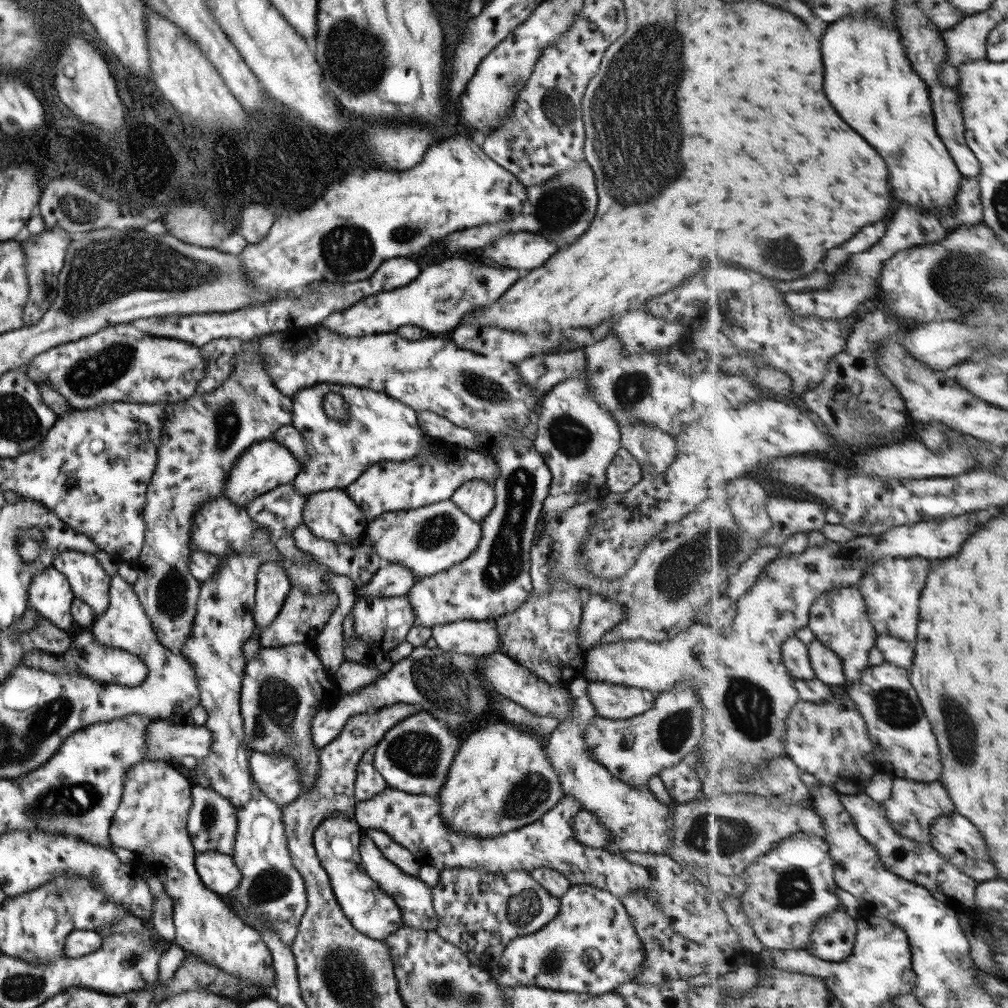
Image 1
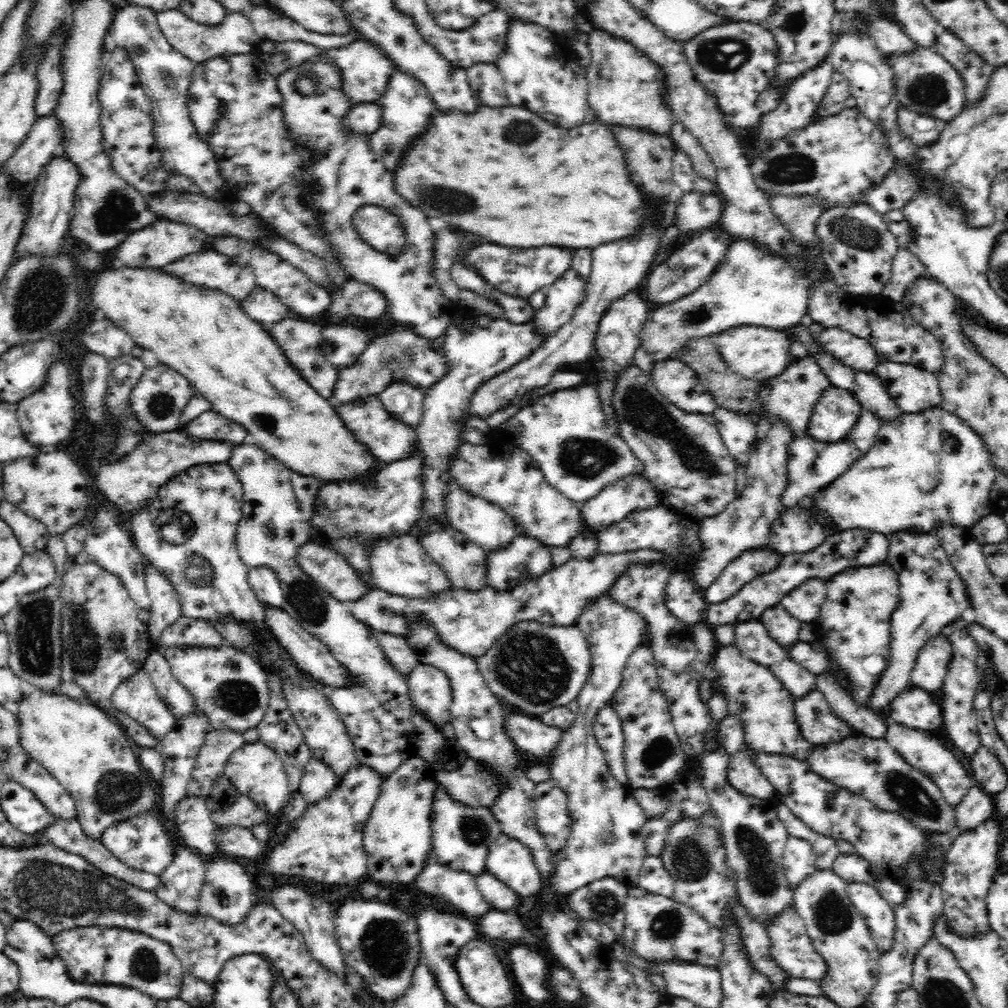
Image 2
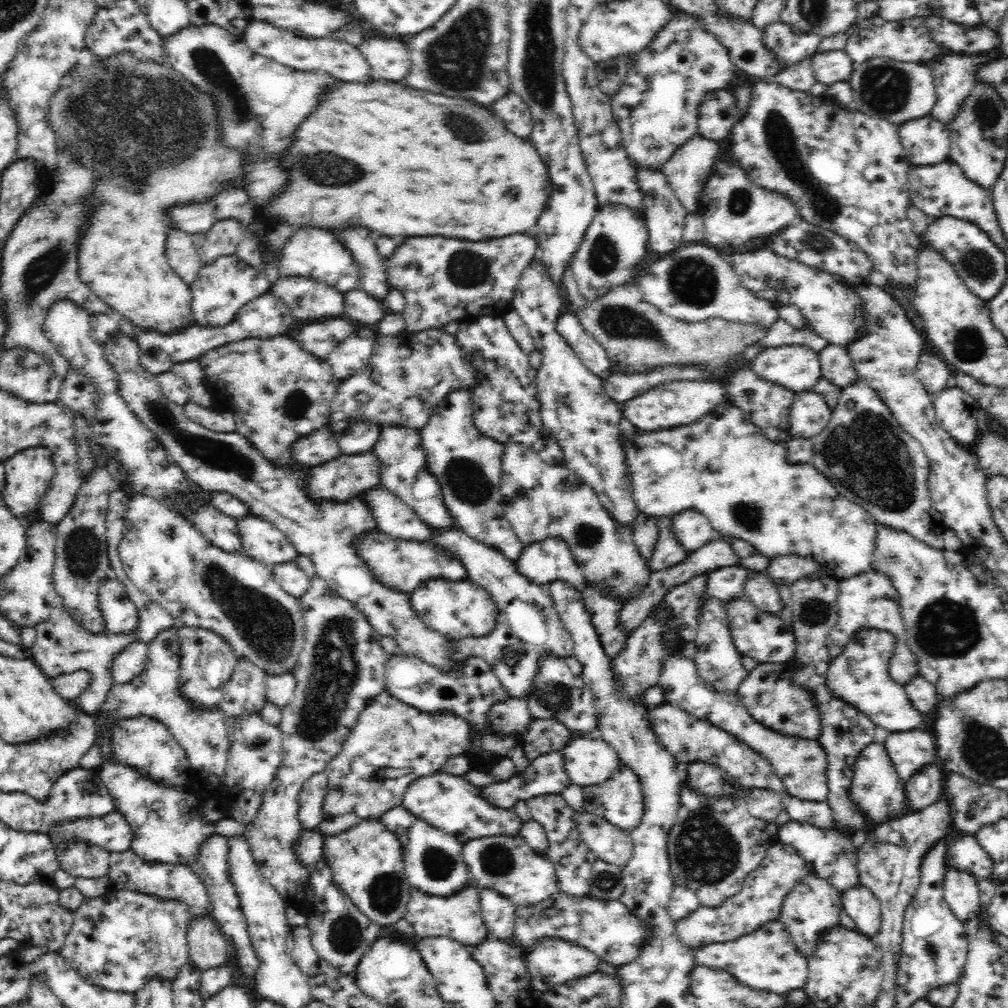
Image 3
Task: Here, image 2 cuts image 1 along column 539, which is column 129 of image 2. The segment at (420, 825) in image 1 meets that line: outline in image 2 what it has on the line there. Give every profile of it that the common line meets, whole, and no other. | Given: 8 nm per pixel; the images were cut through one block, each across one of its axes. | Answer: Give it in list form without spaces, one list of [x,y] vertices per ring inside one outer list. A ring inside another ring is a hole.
[[[158,810],[142,812],[124,822],[116,822],[102,832],[100,839],[104,846],[126,866],[139,871],[159,876],[173,861],[174,847]]]

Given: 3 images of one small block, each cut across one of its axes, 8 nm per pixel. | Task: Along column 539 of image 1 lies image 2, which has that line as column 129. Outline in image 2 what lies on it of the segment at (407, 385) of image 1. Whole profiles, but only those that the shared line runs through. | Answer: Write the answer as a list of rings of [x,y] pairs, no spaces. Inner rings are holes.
[[[159,362],[153,368],[146,369],[134,385],[129,396],[129,411],[140,420],[142,429],[147,433],[177,431],[184,408],[195,395],[193,386],[184,375]]]

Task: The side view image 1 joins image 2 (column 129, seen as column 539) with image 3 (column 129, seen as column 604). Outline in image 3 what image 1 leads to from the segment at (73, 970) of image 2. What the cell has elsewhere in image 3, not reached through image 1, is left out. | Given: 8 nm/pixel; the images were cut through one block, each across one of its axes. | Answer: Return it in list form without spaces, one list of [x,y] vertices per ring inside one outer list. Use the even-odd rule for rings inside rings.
[[[114,890],[97,898],[86,899],[74,913],[73,926],[58,953],[84,981],[119,993],[135,993],[154,978],[172,981],[189,961],[186,931],[190,924],[188,906],[132,890]]]

